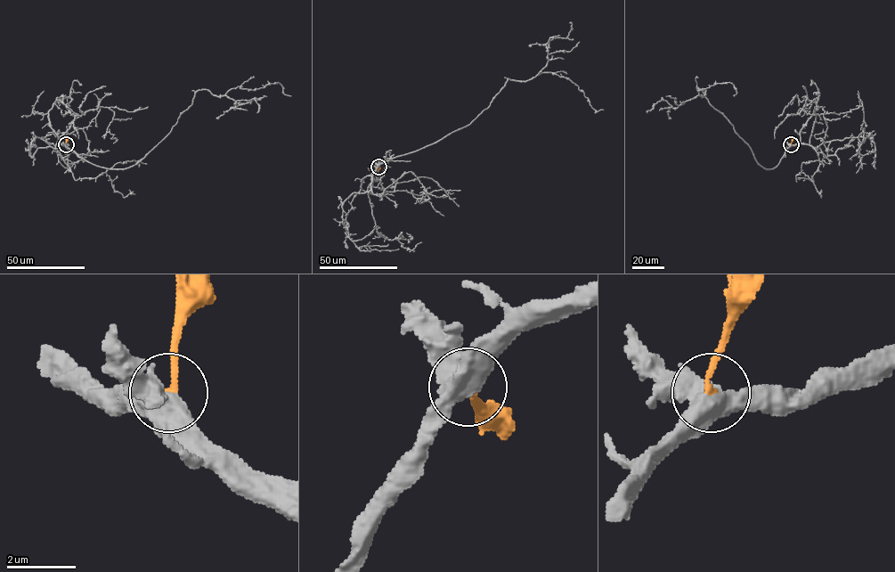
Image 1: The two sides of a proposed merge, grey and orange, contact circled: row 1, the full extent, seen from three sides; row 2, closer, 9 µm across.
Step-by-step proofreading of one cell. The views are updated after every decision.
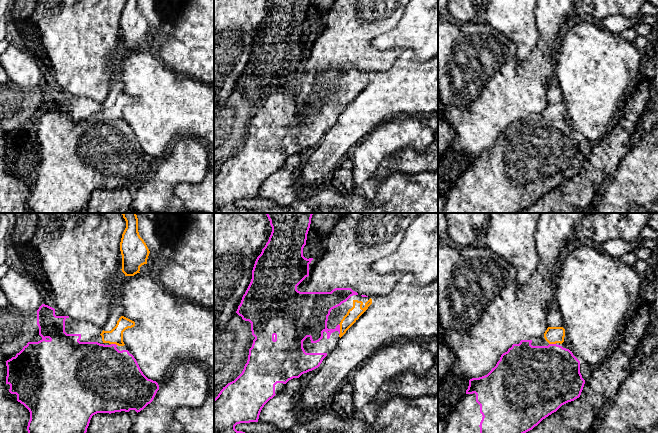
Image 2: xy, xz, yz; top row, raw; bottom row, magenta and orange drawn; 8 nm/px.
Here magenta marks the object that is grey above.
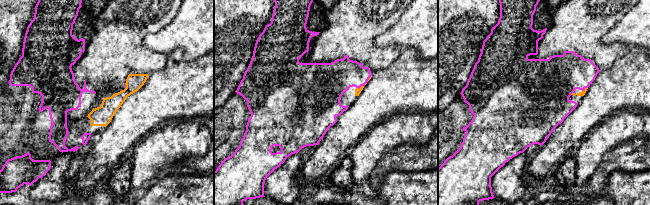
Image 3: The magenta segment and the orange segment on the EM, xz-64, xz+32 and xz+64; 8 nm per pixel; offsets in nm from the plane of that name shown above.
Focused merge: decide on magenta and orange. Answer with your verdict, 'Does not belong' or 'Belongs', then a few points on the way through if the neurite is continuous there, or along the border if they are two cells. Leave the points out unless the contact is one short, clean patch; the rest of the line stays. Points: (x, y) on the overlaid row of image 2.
Belongs

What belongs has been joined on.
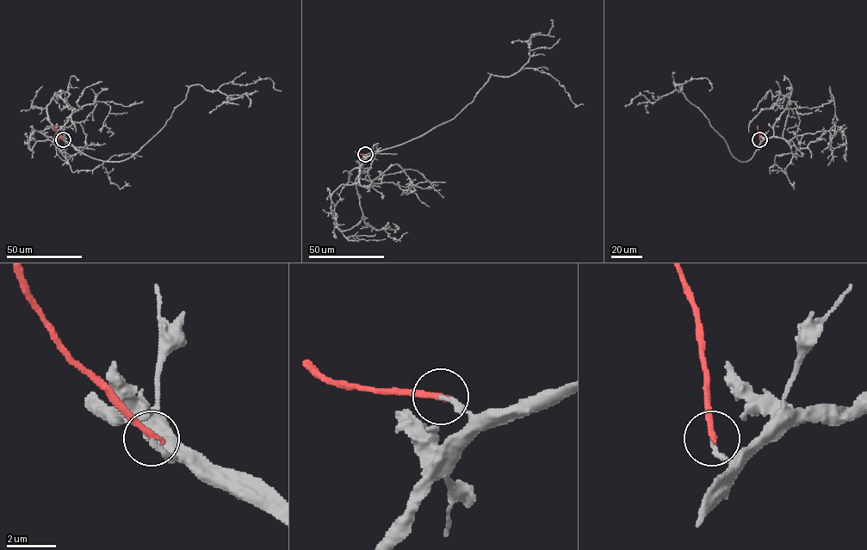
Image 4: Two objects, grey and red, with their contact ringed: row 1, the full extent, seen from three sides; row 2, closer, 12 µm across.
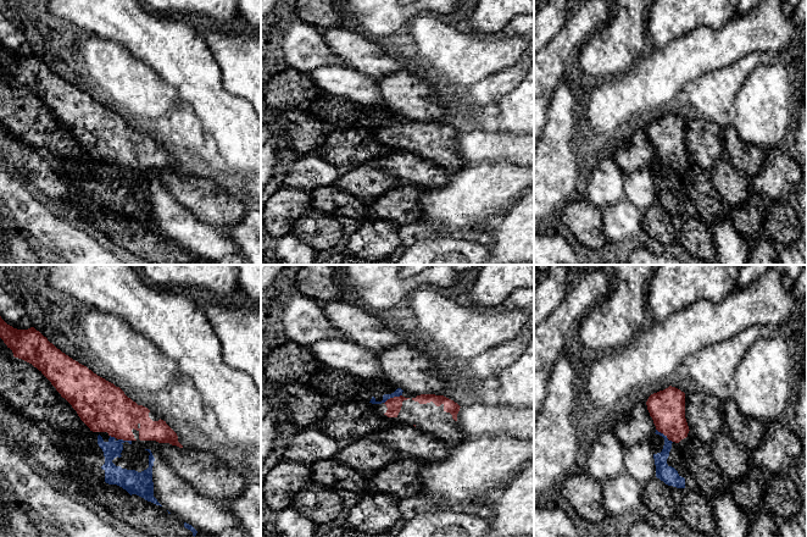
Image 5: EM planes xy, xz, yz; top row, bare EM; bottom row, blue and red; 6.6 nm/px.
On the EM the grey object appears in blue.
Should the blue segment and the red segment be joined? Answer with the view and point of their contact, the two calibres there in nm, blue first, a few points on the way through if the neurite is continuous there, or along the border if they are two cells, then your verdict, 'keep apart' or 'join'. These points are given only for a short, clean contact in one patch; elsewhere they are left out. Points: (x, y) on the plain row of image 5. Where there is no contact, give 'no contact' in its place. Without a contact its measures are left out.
meets blue in xz at (393, 123); 50 nm thick on the blue side, 100 nm on the other; border along xz (401, 121), (390, 123), (384, 129); keep apart

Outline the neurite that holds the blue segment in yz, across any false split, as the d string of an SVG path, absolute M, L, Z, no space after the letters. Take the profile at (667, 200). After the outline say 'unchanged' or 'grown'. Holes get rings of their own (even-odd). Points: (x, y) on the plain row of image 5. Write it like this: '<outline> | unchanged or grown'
M657 156L650 167L656 192L656 204L668 212L685 215L685 205L681 204L674 194L667 190L672 170L667 162Z | grown

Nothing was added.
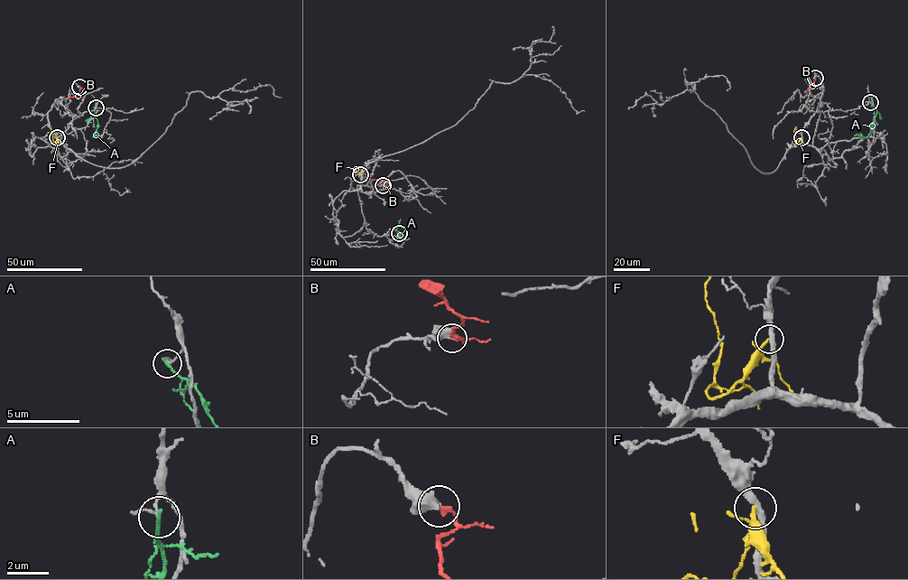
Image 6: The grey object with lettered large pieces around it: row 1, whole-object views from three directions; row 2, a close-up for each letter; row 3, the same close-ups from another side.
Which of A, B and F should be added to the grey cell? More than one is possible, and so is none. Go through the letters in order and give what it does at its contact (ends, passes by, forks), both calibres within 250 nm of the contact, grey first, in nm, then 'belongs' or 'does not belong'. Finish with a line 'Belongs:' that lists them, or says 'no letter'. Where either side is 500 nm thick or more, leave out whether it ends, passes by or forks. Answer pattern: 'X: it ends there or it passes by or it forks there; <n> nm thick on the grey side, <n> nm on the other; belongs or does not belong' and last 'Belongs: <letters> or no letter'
A: it ends there; 110 nm thick on the grey side, 200 nm on the other; does not belong
B: 550 nm thick on the grey side, 220 nm on the other; does not belong
F: it passes by; 320 nm thick on the grey side, 160 nm on the other; does not belong
Belongs: no letter

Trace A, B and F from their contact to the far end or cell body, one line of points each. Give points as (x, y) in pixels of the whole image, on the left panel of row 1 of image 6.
A: (96, 107), (98, 126), (93, 137), (97, 135)
B: (79, 87), (80, 93), (68, 97)
F: (57, 137), (58, 143), (53, 141), (50, 128)

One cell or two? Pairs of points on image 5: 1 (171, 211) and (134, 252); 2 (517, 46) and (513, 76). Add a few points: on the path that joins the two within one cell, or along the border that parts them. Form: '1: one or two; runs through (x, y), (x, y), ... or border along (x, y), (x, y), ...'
1: two; border along (161, 233), (166, 237)
2: two; border along (521, 55), (508, 67), (489, 76)

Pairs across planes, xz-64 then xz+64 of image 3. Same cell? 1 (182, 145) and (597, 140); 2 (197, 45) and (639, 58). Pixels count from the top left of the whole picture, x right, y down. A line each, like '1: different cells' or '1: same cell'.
1: same cell
2: different cells

